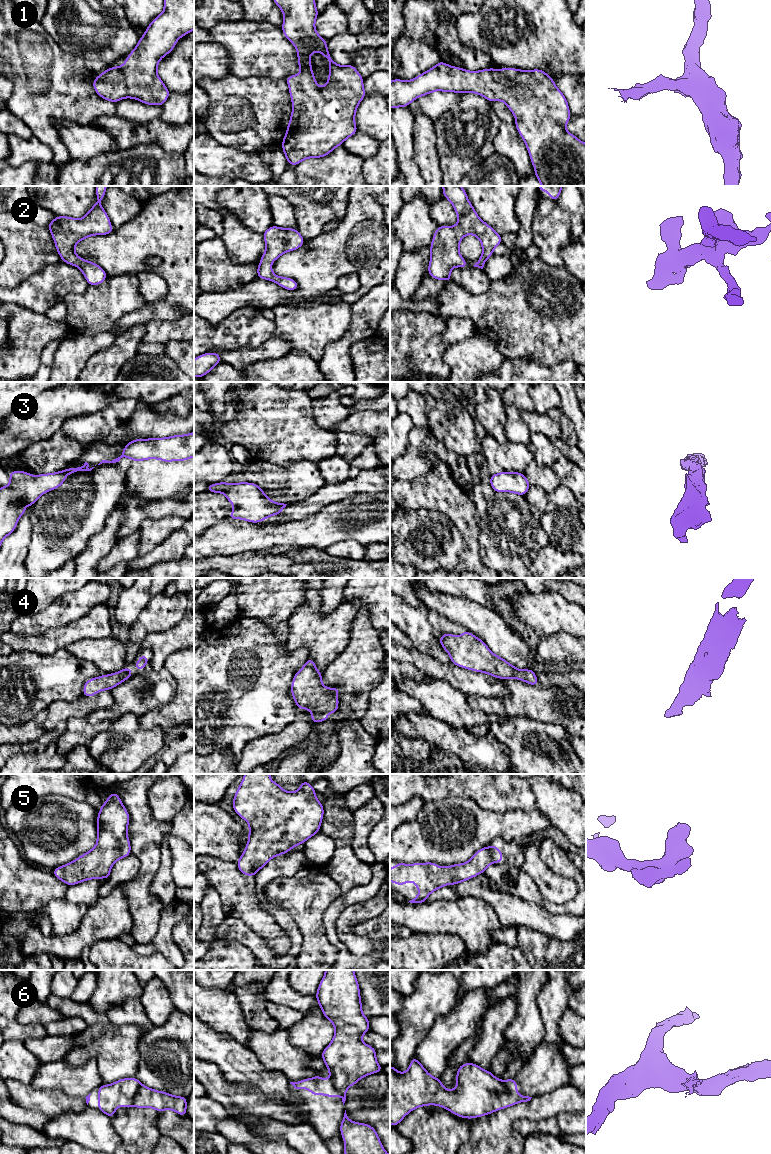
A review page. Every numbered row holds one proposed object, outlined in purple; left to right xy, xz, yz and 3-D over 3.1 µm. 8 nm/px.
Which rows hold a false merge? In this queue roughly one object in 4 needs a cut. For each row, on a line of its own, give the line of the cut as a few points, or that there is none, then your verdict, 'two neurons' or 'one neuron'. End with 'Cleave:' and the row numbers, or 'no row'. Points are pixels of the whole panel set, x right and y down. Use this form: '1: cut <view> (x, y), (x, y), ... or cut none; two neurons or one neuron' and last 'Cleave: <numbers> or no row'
1: cut none; one neuron
2: cut none; one neuron
3: cut none; one neuron
4: cut none; one neuron
5: cut none; one neuron
6: cut none; one neuron
Cleave: no row

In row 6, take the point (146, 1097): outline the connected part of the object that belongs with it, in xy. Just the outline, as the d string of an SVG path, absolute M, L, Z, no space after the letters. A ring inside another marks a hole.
M123 1078L112 1084L101 1085L98 1087L98 1110L105 1113L112 1119L114 1117L115 1110L123 1105L124 1108L137 1107L137 1108L154 1108L159 1113L170 1109L175 1111L180 1116L187 1115L187 1098L184 1096L173 1096L168 1092L157 1091L151 1089L136 1078Z

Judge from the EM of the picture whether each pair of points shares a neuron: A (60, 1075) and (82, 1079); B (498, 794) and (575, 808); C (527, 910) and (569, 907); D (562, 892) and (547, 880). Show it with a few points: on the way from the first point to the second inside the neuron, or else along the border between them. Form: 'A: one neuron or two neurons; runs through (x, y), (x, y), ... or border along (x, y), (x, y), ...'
A: one neuron; runs through (65, 1078), (77, 1079)
B: one neuron; runs through (517, 794), (543, 794), (556, 803)
C: two neurons; border along (550, 911), (552, 913), (573, 915)
D: one neuron; runs through (558, 889), (551, 884)

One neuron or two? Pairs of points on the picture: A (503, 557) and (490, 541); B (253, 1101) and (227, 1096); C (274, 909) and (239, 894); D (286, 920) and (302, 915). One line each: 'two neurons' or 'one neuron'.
A: one neuron
B: one neuron
C: two neurons
D: two neurons

